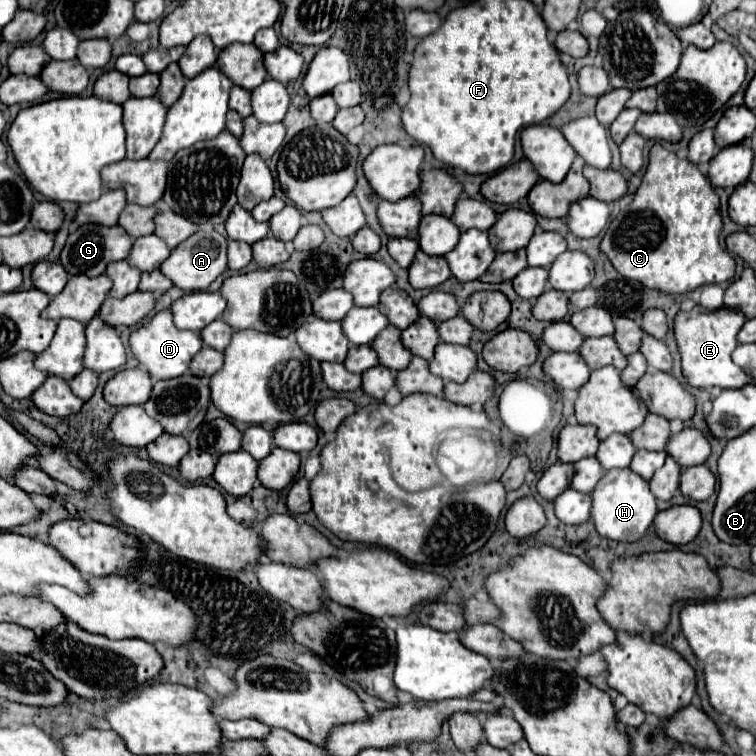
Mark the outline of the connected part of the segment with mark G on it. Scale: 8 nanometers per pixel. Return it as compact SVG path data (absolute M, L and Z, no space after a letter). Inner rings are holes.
M95 223L81 225L75 233L69 233L63 253L61 253L61 265L65 267L65 271L69 275L83 273L87 277L97 277L97 275L105 273L105 269L111 261L127 259L131 247L133 247L133 237L127 235L127 231L123 231L123 227L119 227L119 225L115 225L115 227L103 227L103 225L95 225Z

